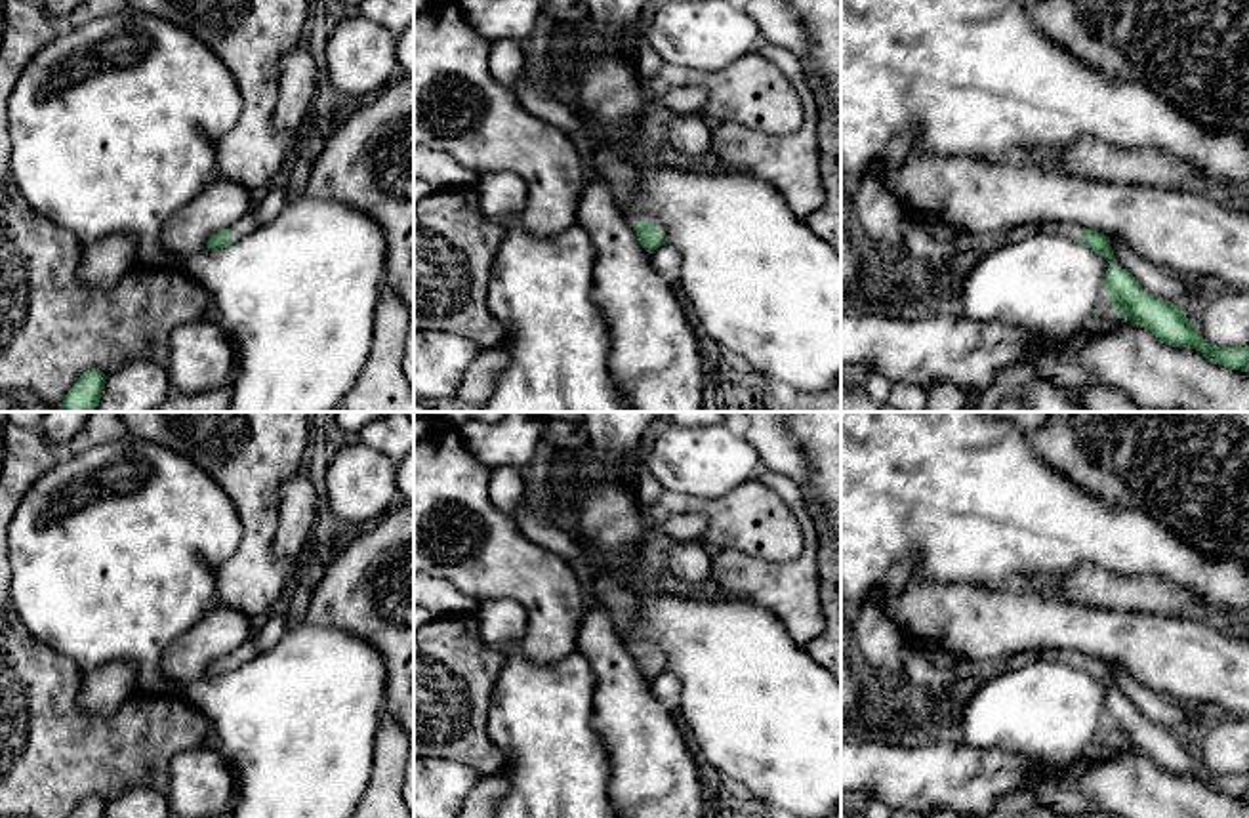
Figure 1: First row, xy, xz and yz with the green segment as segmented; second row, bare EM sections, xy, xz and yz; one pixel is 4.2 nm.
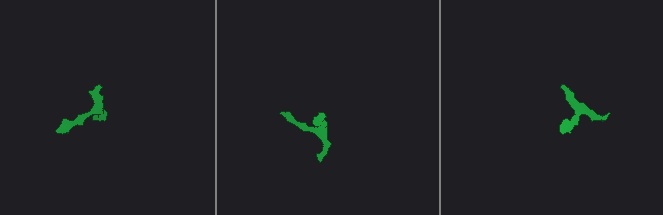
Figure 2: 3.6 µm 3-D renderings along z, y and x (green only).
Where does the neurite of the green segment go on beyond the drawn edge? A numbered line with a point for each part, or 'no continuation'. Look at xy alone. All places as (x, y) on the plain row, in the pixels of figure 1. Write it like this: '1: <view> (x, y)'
1: xy (248, 649)

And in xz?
1: xz (634, 643)

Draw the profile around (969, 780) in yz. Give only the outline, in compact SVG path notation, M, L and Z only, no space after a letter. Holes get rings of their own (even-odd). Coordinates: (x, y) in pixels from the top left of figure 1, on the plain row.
M841 734L841 795L870 793L892 810L923 818L953 810L986 818L1005 799L1032 786L1028 759L993 747L932 742L896 746Z

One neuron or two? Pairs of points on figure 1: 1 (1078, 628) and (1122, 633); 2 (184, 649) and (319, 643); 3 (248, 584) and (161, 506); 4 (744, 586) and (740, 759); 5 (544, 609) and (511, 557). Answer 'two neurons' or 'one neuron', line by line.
1: one neuron
2: two neurons
3: two neurons
4: two neurons
5: one neuron

